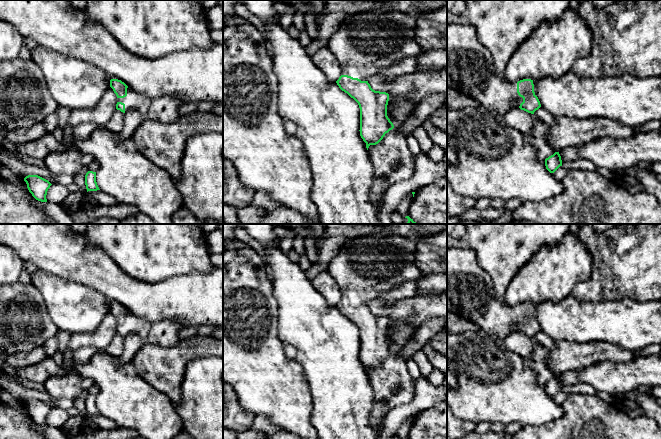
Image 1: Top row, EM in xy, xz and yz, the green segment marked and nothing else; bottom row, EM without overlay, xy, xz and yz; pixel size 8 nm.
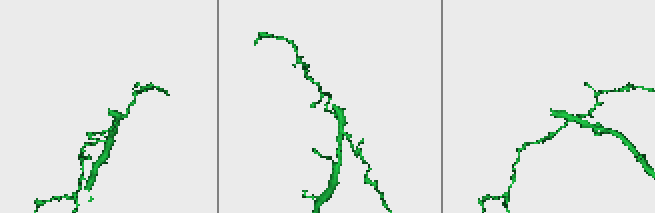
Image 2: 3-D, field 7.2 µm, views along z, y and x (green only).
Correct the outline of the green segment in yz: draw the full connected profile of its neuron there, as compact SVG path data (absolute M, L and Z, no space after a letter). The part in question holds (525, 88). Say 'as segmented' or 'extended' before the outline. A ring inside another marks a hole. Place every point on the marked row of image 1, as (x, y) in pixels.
extended | M447 23L447 87L475 99L481 107L494 111L501 116L512 108L520 108L534 114L541 107L534 92L533 80L523 79L518 82L510 82L498 76L492 54L479 42L475 29L469 25Z

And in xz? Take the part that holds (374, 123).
extended | M371 9L363 13L357 13L347 18L347 20L328 39L326 47L333 53L339 62L342 75L336 81L339 88L353 98L360 108L360 136L366 143L368 150L370 145L378 144L386 133L394 128L393 123L387 116L387 105L389 94L375 91L368 83L368 79L378 73L379 70L389 67L391 64L406 57L418 57L422 54L421 47L414 38L414 26L419 17L431 13L430 11L418 14L410 14L401 11L375 11Z

